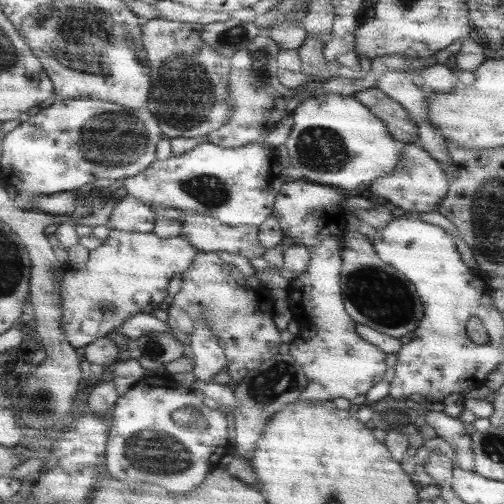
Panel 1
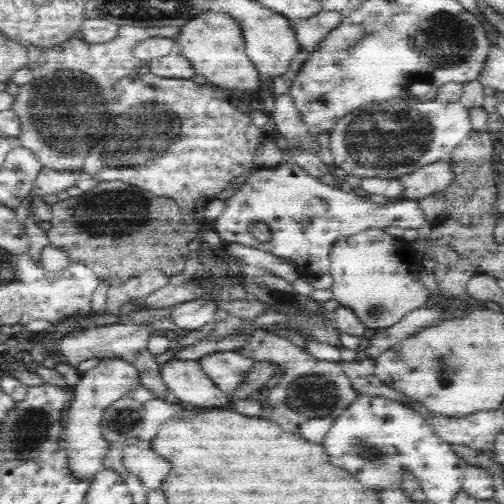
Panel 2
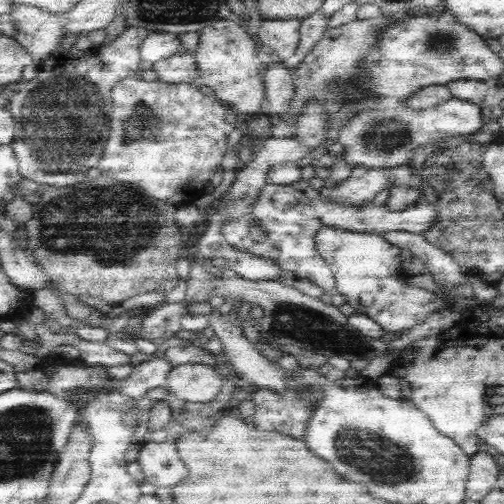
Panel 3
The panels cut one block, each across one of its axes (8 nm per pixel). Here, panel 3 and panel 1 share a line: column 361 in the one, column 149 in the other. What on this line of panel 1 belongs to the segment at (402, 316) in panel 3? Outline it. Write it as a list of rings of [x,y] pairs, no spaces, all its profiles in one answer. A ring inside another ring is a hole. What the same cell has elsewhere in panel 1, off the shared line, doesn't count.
[[[111,230],[107,242],[91,252],[91,258],[87,264],[83,266],[69,266],[63,274],[63,332],[67,336],[67,340],[75,346],[75,348],[87,348],[89,344],[97,342],[99,338],[105,338],[111,332],[117,332],[117,328],[121,328],[121,324],[127,318],[133,318],[141,312],[145,314],[153,314],[153,310],[159,308],[161,302],[165,302],[167,288],[169,282],[175,274],[185,274],[195,258],[201,254],[203,250],[199,250],[197,246],[193,246],[187,238],[177,236],[177,238],[161,238],[157,234],[139,234],[139,232],[117,232]],[[103,308],[109,308],[111,314],[103,312]]]

